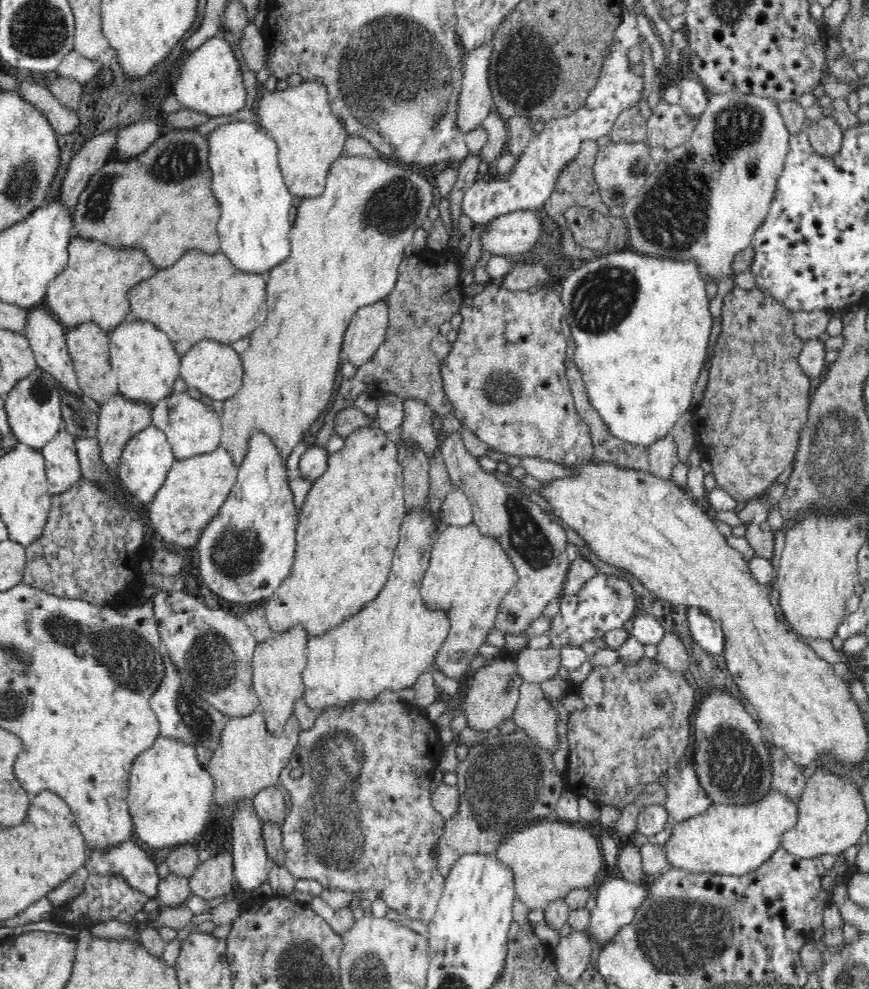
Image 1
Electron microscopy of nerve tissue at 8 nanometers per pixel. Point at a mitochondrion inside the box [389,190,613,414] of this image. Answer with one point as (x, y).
(501, 387)

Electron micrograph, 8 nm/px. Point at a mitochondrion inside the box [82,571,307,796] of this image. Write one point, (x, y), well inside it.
(212, 658)

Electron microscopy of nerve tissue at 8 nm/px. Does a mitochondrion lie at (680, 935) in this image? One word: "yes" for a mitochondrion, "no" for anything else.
yes

